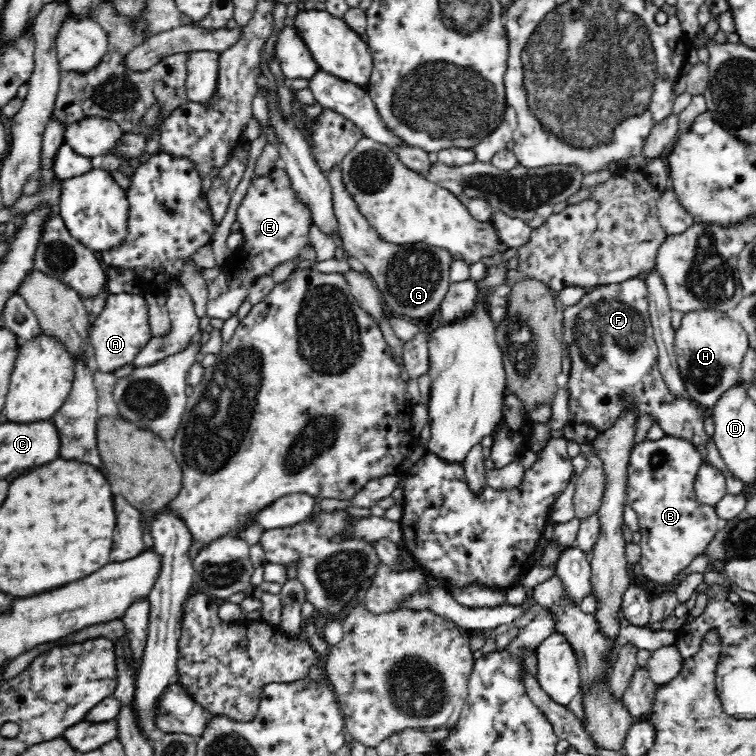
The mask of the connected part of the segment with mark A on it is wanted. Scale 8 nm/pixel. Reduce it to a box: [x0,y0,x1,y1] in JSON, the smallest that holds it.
[89,292,152,373]

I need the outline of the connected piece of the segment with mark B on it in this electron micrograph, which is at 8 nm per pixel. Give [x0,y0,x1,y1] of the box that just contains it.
[627,435,722,584]

